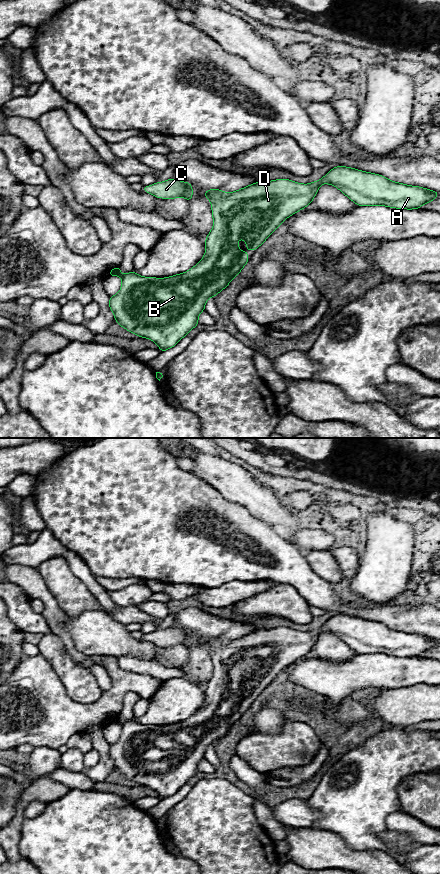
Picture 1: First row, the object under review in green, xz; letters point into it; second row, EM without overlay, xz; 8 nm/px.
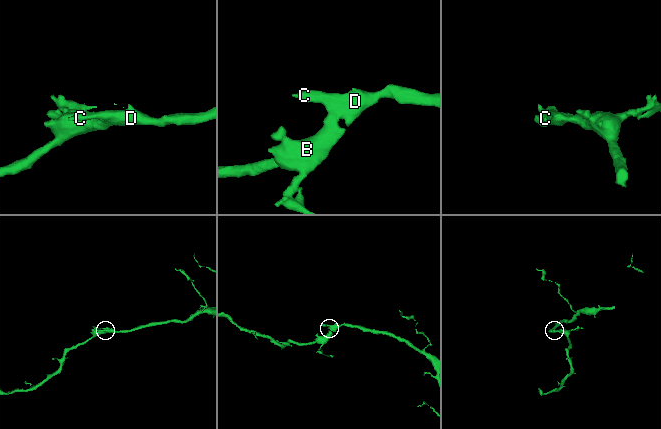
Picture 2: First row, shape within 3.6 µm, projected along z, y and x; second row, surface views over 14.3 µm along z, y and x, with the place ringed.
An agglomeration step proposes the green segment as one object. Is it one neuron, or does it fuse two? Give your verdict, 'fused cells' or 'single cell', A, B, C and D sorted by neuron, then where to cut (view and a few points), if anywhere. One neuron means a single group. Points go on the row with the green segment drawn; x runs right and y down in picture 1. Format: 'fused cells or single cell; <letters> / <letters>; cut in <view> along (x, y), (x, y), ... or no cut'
single cell; A B C D; no cut

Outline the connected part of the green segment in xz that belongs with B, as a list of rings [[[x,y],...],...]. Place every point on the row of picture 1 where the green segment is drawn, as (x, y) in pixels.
[[[336,166],[323,178],[310,184],[277,179],[256,182],[229,194],[219,189],[206,190],[204,196],[211,201],[214,225],[205,239],[206,250],[202,260],[187,272],[166,278],[142,277],[135,271],[121,274],[120,265],[113,268],[108,276],[122,279],[120,291],[109,299],[116,323],[139,337],[154,341],[160,352],[175,346],[199,325],[198,317],[205,310],[206,301],[226,288],[247,264],[249,256],[239,249],[238,239],[246,240],[248,250],[256,250],[283,221],[313,201],[321,184],[335,186],[357,206],[388,206],[408,210],[419,209],[435,200],[440,193],[345,166]]]

